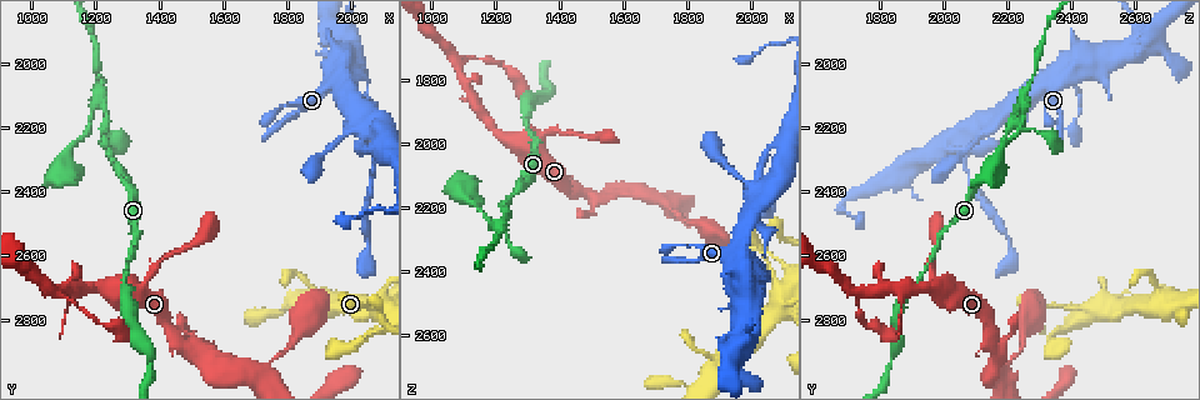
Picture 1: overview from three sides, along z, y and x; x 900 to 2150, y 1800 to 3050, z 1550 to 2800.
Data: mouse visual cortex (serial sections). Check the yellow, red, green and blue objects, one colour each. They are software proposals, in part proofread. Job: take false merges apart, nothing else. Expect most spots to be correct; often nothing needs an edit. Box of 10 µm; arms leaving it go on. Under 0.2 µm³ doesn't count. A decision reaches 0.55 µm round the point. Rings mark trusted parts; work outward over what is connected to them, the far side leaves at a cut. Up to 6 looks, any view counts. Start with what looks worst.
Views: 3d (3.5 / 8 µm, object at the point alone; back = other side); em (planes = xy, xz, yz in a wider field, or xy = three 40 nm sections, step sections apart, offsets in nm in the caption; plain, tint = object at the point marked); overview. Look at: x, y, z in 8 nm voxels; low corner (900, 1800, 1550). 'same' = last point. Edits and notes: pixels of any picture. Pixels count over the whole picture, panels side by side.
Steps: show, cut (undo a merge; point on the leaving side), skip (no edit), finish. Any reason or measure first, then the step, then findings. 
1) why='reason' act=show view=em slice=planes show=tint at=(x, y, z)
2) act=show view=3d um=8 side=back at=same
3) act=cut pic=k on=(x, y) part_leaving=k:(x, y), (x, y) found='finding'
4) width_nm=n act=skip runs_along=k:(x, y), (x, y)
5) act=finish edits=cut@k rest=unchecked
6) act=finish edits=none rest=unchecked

why='sharp bend' act=show view=3d um=3.5 at=(1210, 2120, 2240)

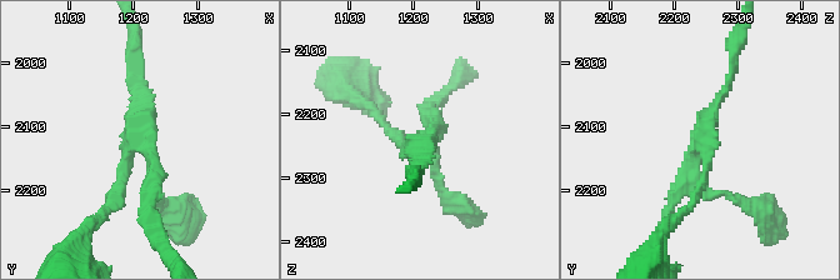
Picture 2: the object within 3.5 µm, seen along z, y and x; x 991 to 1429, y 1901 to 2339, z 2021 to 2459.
arms=3 arm_widths_nm=150,150,200 why='need the tissue' act=show view=em slice=planes show=tint at=(1205, 2115, 2245)

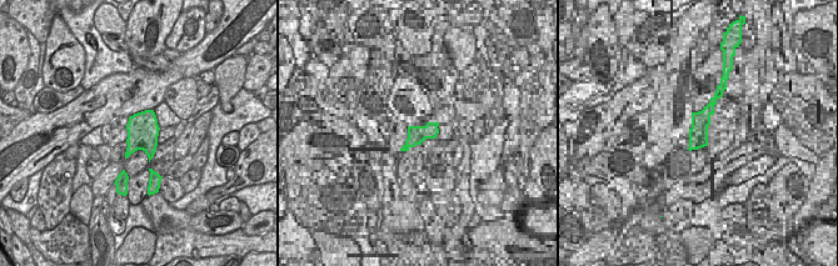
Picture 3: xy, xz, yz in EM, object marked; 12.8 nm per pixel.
width_nm=420 act=skip runs_along=2:(430, 106), (434, 131), (408, 148), (388, 129) found='all the same cell'

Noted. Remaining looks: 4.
why='sharp bend' act=show view=3d um=3.5 at=(1270, 2710, 2000)

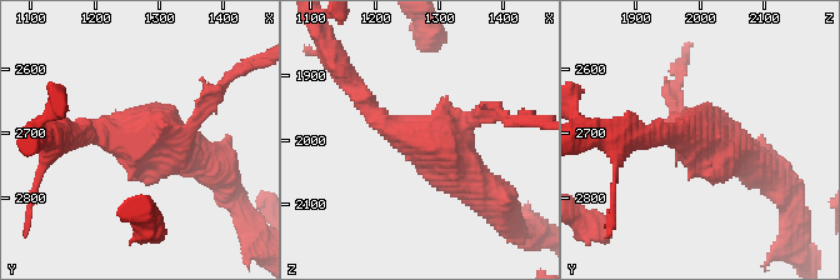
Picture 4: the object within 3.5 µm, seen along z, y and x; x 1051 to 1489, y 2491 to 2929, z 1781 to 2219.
act=show view=em slice=planes show=tint at=(1270, 2705, 2000)

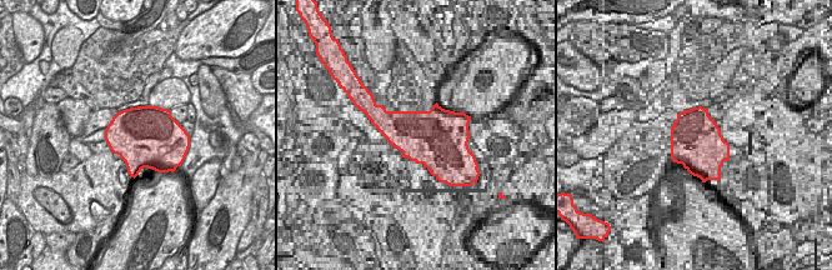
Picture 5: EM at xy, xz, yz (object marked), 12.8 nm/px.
act=skip runs_along=4:(491, 195), (365, 106) found='all the same cell'

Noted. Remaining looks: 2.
why='touches itself' act=show view=3d um=8 at=(2020, 2040, 2370)

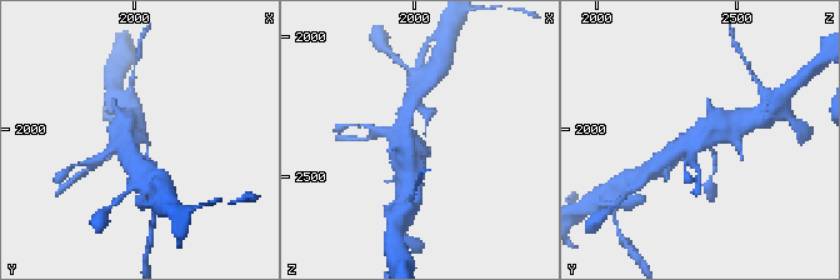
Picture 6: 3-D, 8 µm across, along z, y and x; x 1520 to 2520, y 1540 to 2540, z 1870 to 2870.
why='shape alone is not enough' act=show view=em slice=xy step=1 show=tint at=same

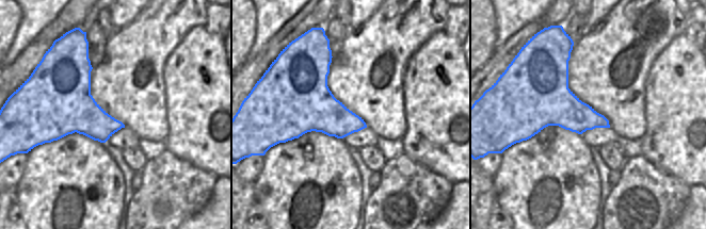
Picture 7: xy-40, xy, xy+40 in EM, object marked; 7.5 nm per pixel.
act=skip found='one cell here'

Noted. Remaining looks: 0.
act=finish edits=none rest=unchecked

